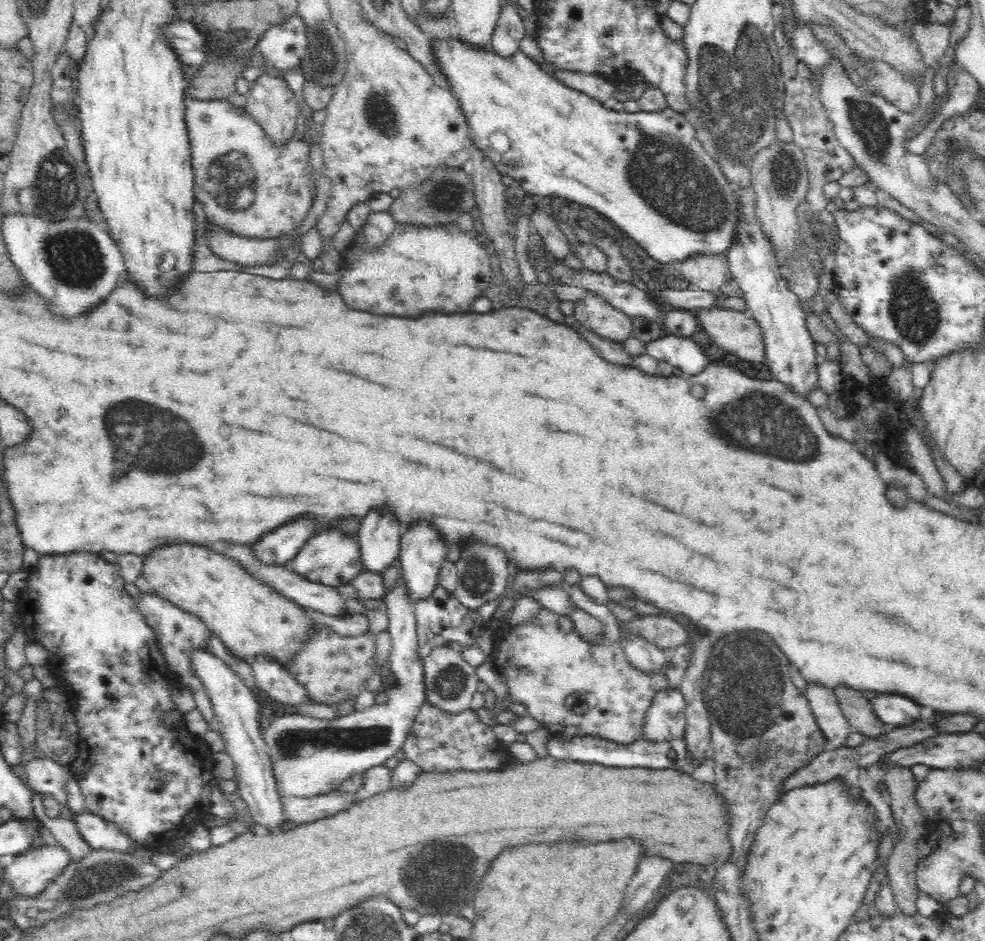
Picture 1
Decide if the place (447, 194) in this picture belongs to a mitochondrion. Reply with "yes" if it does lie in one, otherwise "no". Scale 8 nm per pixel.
yes

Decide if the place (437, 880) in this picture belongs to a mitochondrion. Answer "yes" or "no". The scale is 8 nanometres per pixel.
yes

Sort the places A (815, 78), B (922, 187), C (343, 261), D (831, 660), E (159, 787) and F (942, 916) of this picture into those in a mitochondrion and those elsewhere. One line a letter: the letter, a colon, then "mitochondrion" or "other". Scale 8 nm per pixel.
A: other
B: mitochondrion
C: other
D: other
E: other
F: other

